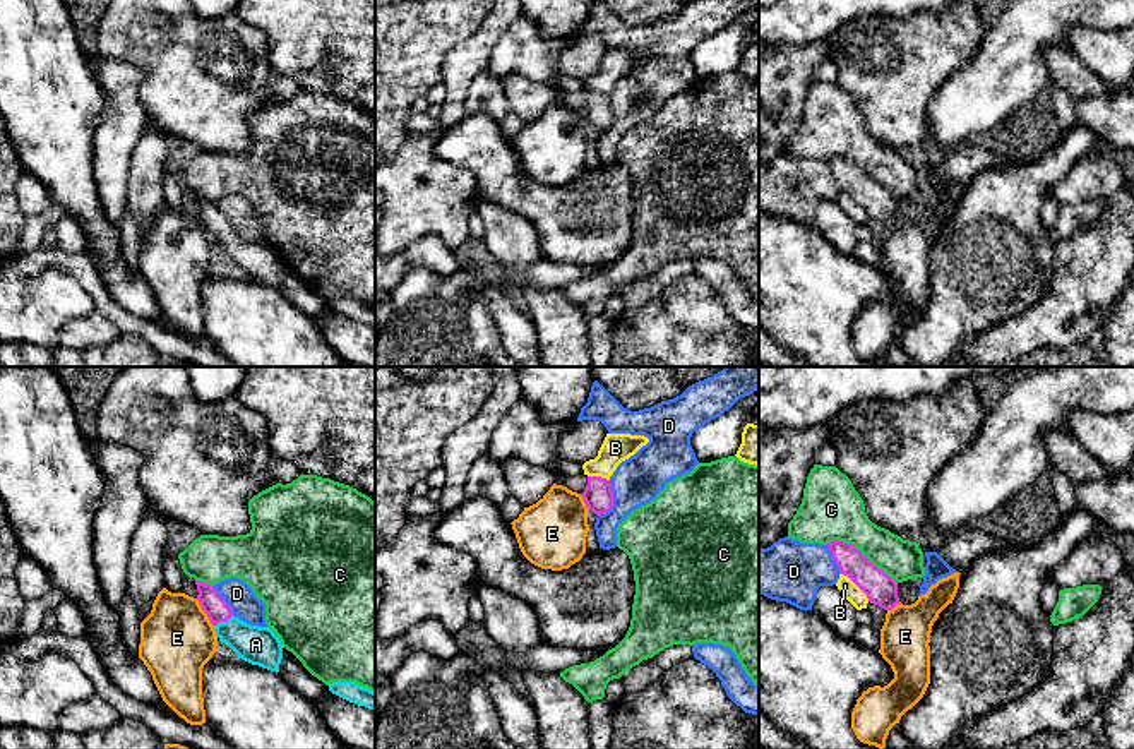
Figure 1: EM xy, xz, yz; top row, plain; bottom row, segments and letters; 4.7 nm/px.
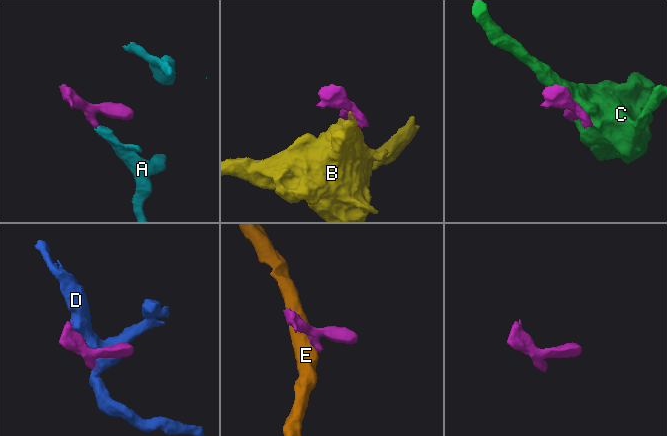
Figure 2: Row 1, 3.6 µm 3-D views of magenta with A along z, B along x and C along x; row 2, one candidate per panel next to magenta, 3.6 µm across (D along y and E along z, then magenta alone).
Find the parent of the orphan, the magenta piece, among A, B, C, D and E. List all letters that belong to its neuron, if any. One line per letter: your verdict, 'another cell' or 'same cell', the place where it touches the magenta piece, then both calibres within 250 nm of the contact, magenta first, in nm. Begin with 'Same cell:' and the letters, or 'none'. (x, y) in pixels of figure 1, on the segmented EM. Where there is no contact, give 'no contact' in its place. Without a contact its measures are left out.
Same cell: A
A: same cell; contact xy (223, 621); calibres 110 and 180 nm
B: another cell; contact yz (855, 583); calibres 150 and 80 nm
C: another cell; contact yz (860, 552); calibres 150 and 280 nm
D: another cell; contact xz (612, 501); calibres 140 and 220 nm
E: another cell; contact xy (204, 611); calibres 110 and 360 nm

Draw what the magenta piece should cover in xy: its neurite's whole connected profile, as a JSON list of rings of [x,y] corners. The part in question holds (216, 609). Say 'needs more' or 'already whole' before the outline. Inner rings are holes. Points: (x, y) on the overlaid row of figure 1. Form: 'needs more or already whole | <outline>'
needs more | [[[195,581],[195,584],[197,600],[214,626],[219,641],[230,646],[238,658],[278,674],[283,646],[274,631],[240,620],[214,586],[202,581]]]

